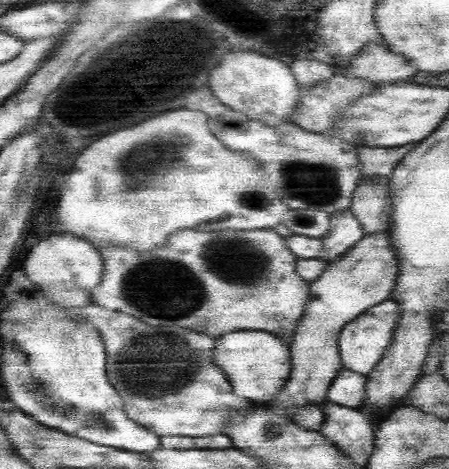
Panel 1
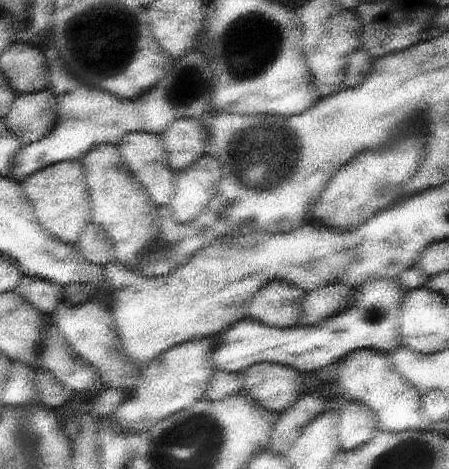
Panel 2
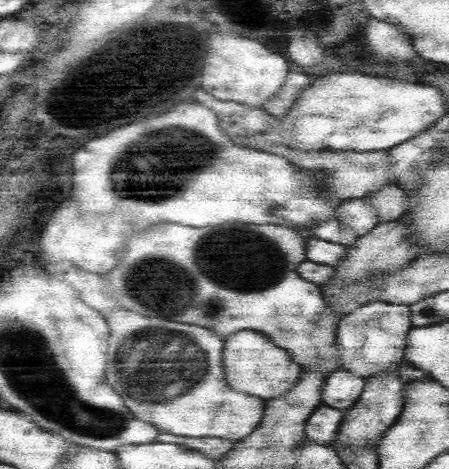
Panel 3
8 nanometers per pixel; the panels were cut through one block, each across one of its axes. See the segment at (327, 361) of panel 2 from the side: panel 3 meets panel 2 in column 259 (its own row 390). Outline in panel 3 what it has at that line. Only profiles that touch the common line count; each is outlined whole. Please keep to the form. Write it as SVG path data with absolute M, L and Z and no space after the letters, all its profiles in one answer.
M338 368L336 372L330 372L324 380L324 388L322 388L324 406L346 412L358 404L364 386L366 386L366 378L360 378L348 370Z

